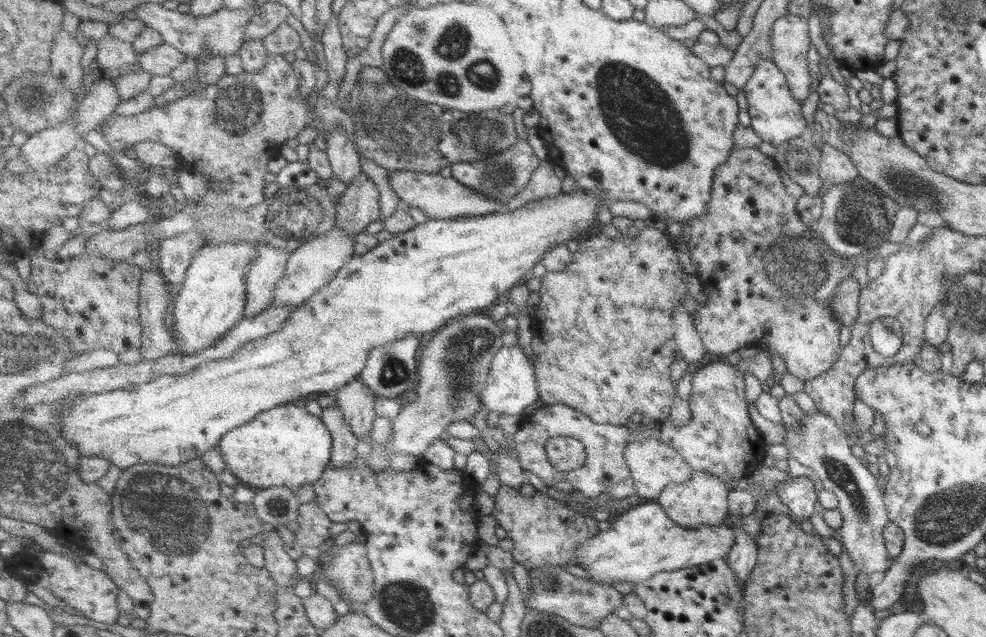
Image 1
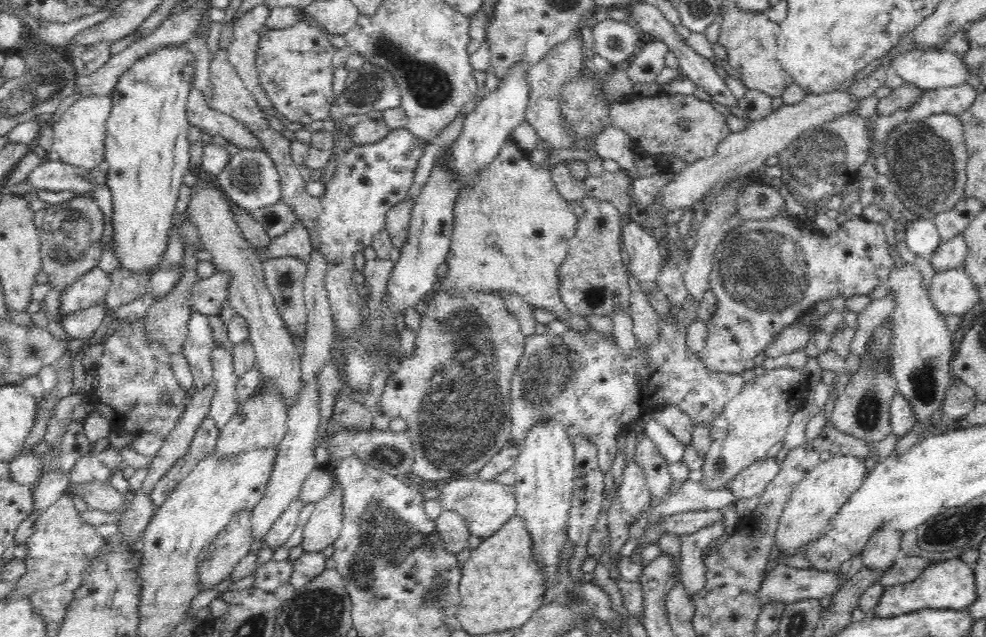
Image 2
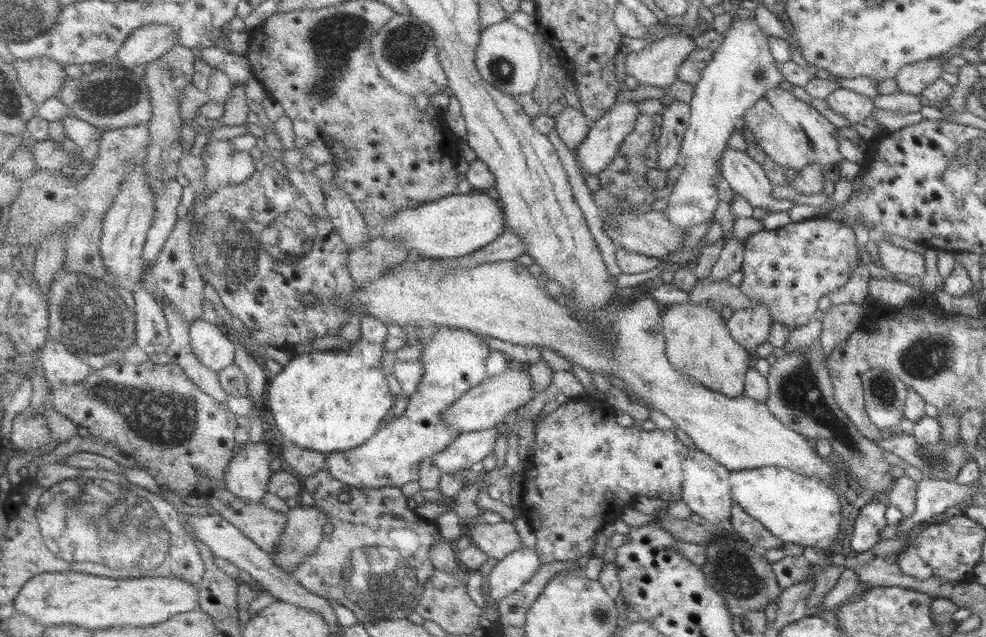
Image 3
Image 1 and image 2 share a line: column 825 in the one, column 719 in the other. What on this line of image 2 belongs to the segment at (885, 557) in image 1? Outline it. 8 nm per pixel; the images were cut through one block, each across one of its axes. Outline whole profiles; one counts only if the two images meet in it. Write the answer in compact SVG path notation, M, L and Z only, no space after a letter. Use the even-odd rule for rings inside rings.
M803 368L765 369L764 375L756 377L751 383L746 383L740 394L726 402L724 410L713 420L709 430L711 445L702 466L702 486L706 489L727 488L729 482L754 461L766 458L768 450L782 441L787 433L793 414L796 414L803 403L807 384L807 374Z

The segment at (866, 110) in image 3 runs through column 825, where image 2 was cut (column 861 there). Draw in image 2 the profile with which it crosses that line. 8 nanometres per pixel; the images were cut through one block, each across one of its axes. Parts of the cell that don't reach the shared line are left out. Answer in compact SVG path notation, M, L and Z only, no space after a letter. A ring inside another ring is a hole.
M845 88L837 89L825 94L811 94L794 105L782 105L776 111L767 115L766 118L760 120L751 121L749 125L743 130L738 132L731 132L719 145L714 153L714 156L710 158L702 158L694 162L688 163L682 172L676 174L674 179L662 188L662 192L658 194L660 200L656 200L656 207L660 207L662 213L668 214L671 210L682 210L692 207L694 202L702 201L708 194L712 193L714 189L719 190L724 184L734 180L736 177L748 176L751 174L760 174L765 166L766 160L770 156L779 155L788 145L795 139L806 132L806 130L814 130L818 126L822 127L826 122L836 120L838 116L844 116L844 114L852 114L858 110L860 102L864 99L858 99L852 96L849 90Z

